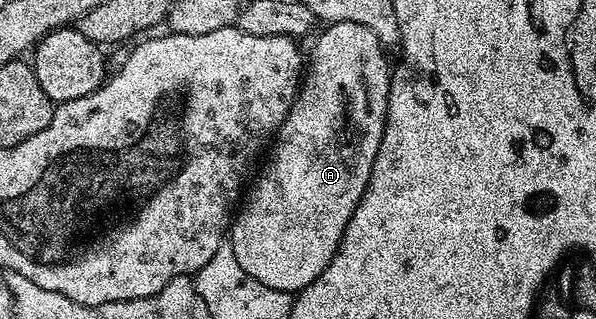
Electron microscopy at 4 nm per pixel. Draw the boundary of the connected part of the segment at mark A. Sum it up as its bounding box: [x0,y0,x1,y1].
[231,22,391,293]

